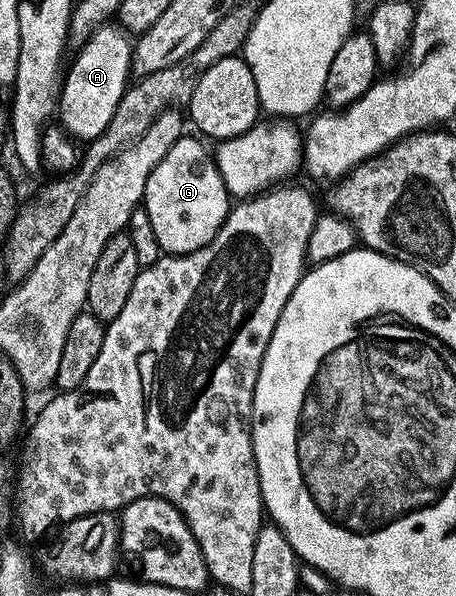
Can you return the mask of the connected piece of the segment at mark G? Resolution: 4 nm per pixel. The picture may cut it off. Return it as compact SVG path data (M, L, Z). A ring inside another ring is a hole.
M178 139L148 177L144 206L156 232L156 241L160 241L168 255L190 255L208 245L222 228L232 206L232 196L220 177L211 148L209 151L207 144L198 139Z

